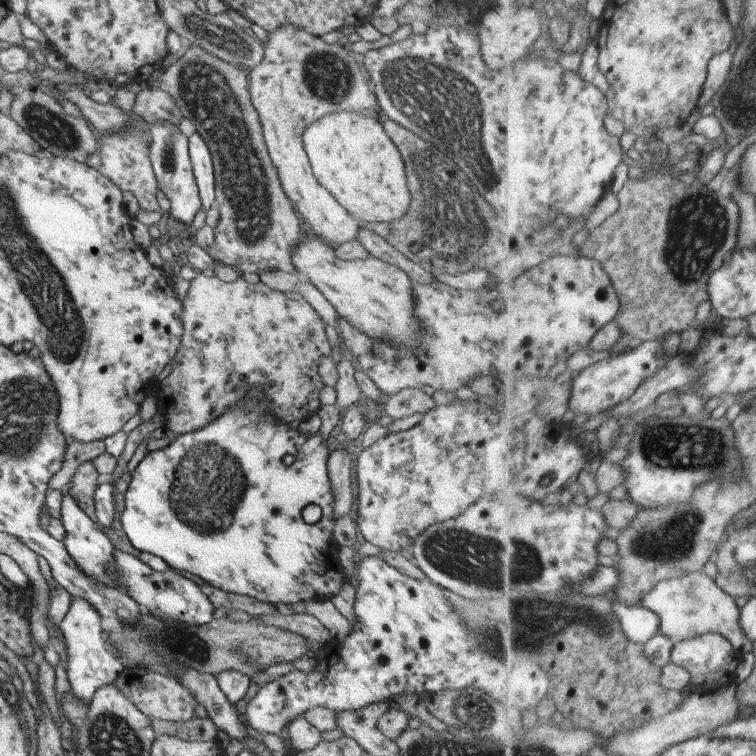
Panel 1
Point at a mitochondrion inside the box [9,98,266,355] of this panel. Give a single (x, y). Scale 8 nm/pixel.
(50, 127)

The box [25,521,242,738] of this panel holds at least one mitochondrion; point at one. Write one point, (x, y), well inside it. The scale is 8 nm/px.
(185, 645)

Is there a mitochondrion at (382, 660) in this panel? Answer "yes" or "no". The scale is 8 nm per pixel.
no

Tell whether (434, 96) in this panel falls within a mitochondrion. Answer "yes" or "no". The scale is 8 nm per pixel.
yes

